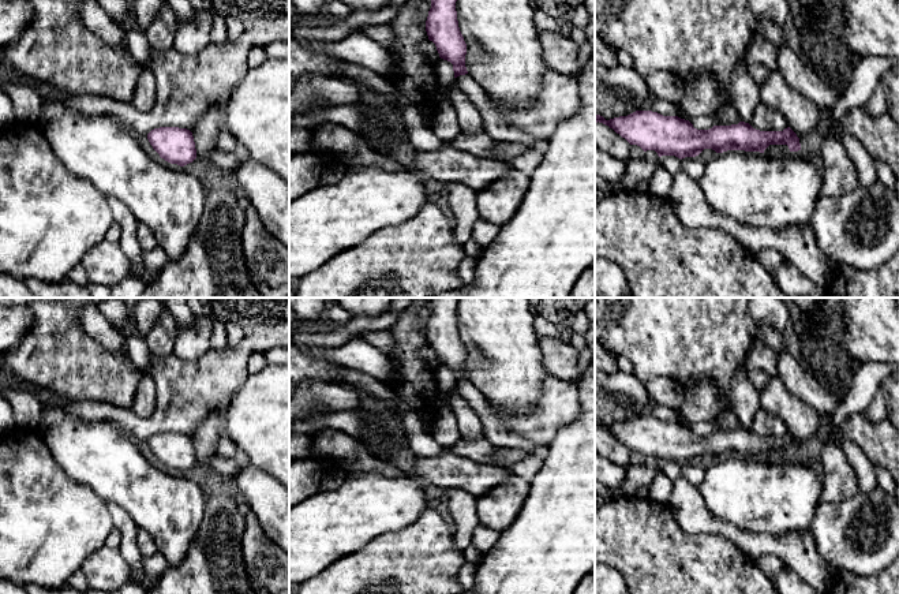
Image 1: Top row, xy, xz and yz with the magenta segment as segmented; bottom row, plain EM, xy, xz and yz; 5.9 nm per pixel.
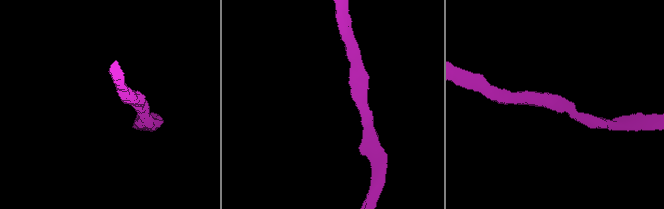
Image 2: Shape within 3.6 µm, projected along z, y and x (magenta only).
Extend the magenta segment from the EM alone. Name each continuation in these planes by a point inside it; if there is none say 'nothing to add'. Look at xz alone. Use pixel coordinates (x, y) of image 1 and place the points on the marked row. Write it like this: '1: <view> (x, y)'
nothing to add

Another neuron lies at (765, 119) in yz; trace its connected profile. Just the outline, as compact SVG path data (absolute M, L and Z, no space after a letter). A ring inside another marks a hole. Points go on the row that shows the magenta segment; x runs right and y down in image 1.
M764 102L757 105L749 124L760 131L783 131L789 127L782 112L765 105Z

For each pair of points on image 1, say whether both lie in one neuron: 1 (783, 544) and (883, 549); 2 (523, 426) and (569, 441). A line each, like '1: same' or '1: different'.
1: different
2: different

